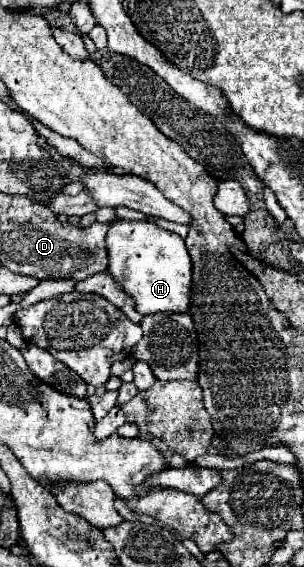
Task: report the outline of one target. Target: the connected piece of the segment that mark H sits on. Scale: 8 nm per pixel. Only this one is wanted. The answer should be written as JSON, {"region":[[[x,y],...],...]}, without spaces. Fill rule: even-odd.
{"region":[[[118,220],[110,226],[108,236],[110,274],[120,286],[136,300],[140,314],[156,312],[188,312],[190,310],[190,284],[192,284],[192,260],[184,240],[152,222]]]}

